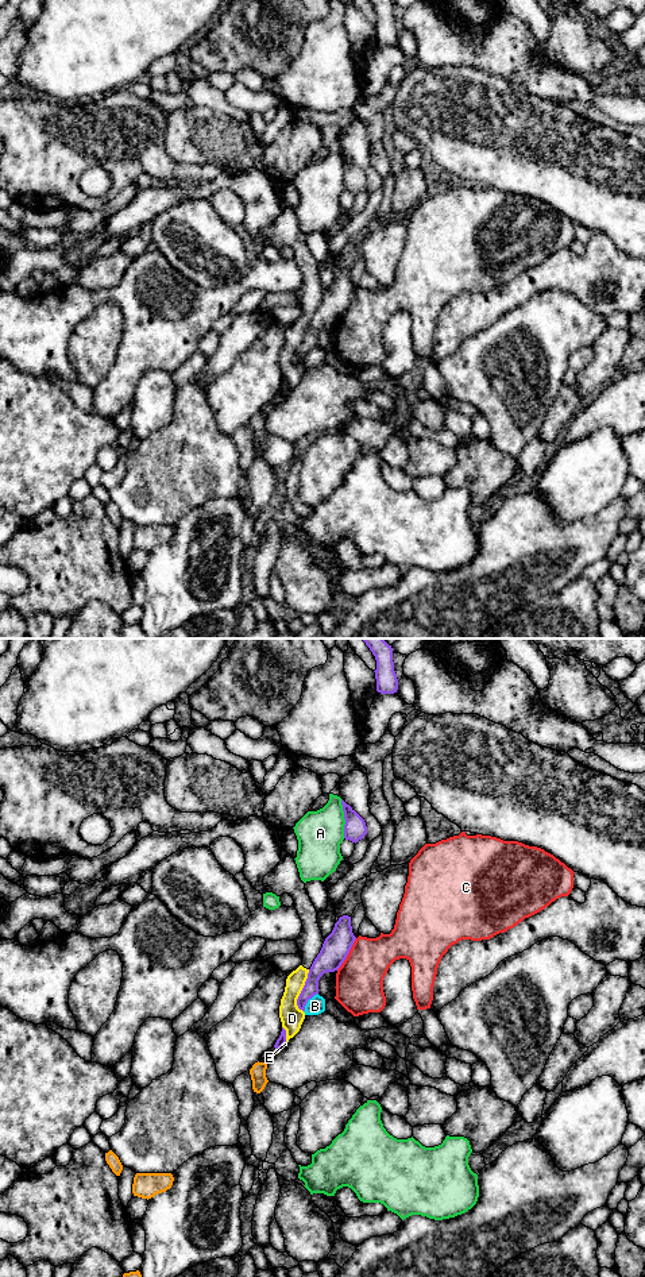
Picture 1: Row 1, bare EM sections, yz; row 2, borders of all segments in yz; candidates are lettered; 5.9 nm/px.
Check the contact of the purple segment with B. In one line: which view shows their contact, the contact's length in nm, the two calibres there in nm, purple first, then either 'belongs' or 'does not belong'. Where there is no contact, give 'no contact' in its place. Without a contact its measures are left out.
yz | 150 nm | 110/110 nm | does not belong

